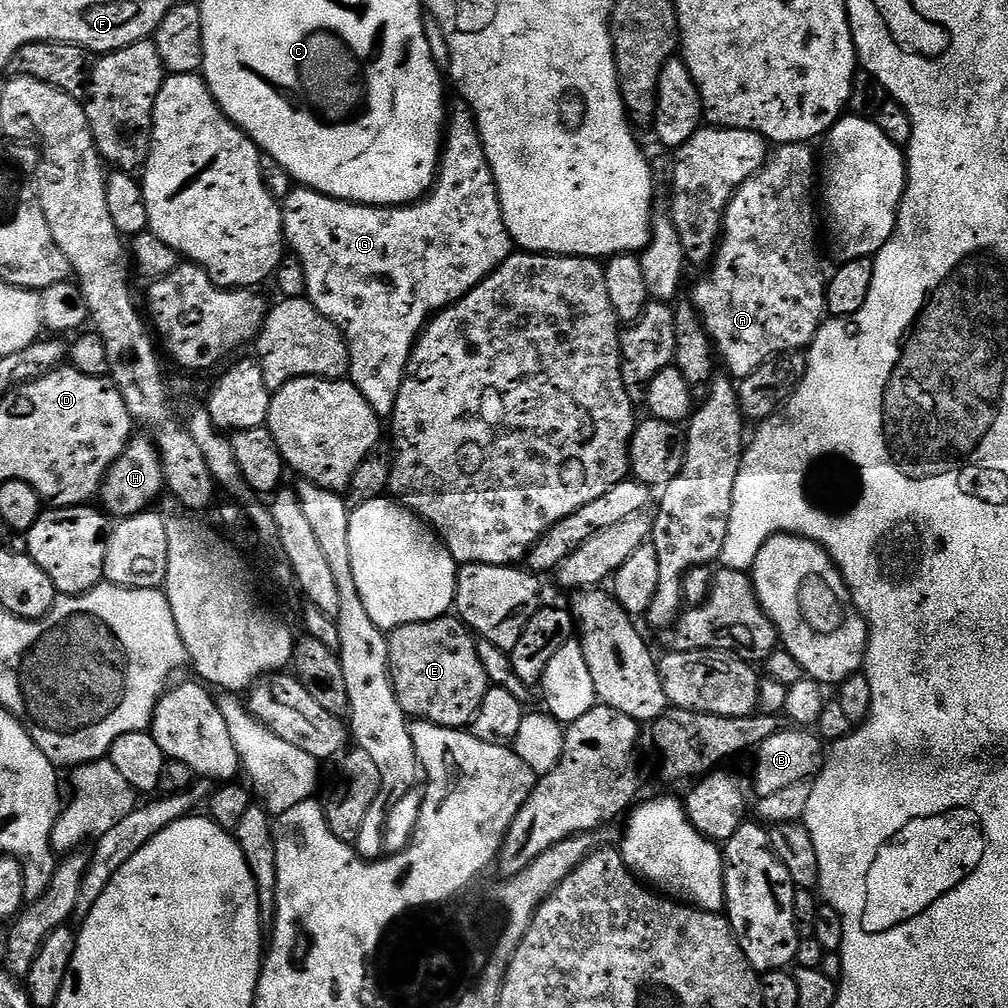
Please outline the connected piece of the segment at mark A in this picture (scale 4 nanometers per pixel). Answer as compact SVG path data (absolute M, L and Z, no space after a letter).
M807 143L803 144L782 144L771 149L770 155L768 157L768 161L761 166L757 172L754 173L751 178L749 178L746 182L742 182L742 186L736 193L732 196L732 201L728 203L728 208L724 211L724 215L722 217L722 231L720 233L720 238L718 241L718 247L716 250L715 256L712 257L710 261L710 267L707 269L708 277L705 280L700 280L696 284L696 289L693 290L692 294L690 294L690 301L693 307L696 308L697 312L703 319L703 324L706 332L708 333L708 337L712 342L712 346L715 352L715 355L718 357L719 363L725 364L727 375L733 378L743 378L745 376L749 376L750 374L754 374L754 370L758 370L758 366L762 366L762 362L766 362L767 360L774 359L775 356L783 356L789 352L800 352L801 350L807 349L813 338L816 336L816 332L820 329L821 324L824 323L826 319L826 305L824 303L824 294L826 291L826 272L823 272L820 269L820 252L816 249L816 212L818 216L818 208L812 205L812 187L817 187L818 184L818 156L815 156L814 153L811 152L809 145Z

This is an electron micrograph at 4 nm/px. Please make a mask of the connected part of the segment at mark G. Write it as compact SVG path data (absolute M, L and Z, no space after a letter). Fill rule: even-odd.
M462 98L457 99L457 104L450 108L450 115L446 120L446 143L442 148L442 159L438 169L436 183L433 184L431 192L427 196L421 196L419 200L410 204L399 206L377 206L374 204L353 204L351 200L335 200L333 196L327 196L316 192L312 188L303 186L293 187L292 192L282 202L284 213L284 239L287 247L302 262L302 270L306 270L306 286L308 287L306 298L321 314L334 326L348 343L350 354L350 366L348 376L353 386L370 402L377 416L381 418L391 417L396 410L398 402L398 390L404 381L404 374L408 371L408 359L412 357L412 350L416 347L416 341L420 339L429 320L437 312L448 308L462 299L474 286L478 286L491 276L494 269L502 266L508 257L513 255L514 245L510 234L506 230L506 222L502 218L502 206L496 189L496 179L490 170L490 162L486 158L484 143L480 137L480 131L476 125L476 116L472 113L472 107Z

